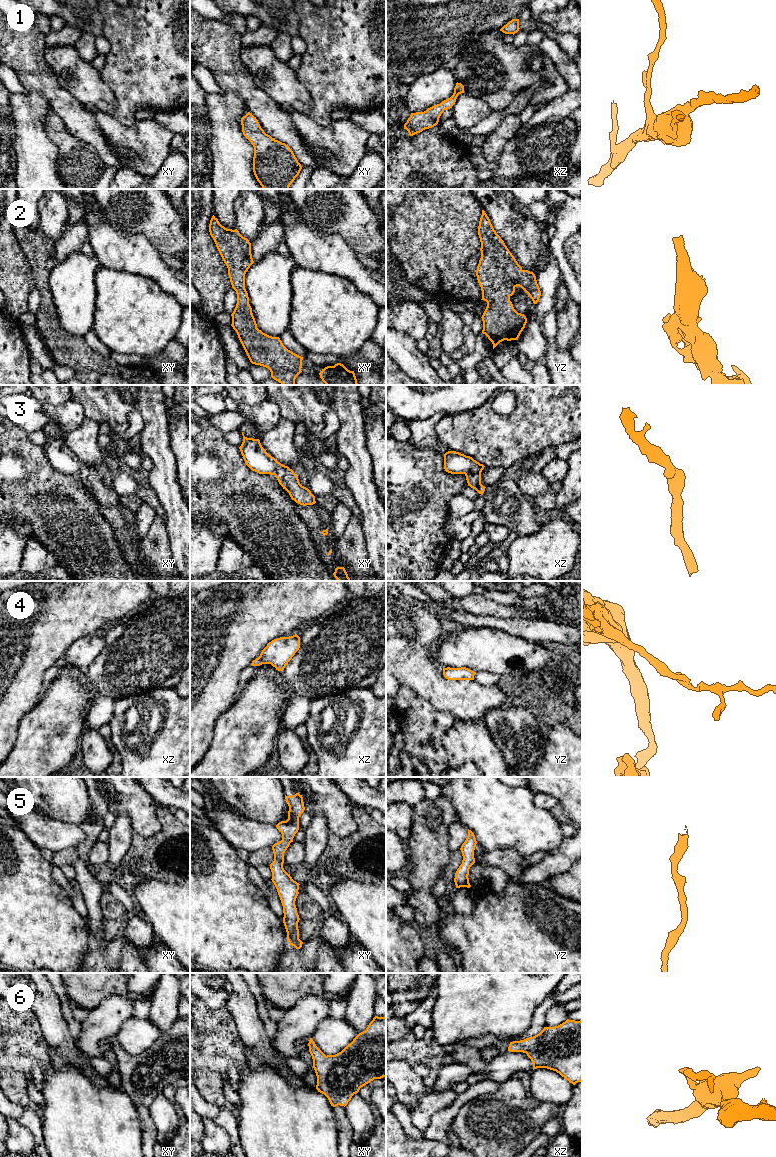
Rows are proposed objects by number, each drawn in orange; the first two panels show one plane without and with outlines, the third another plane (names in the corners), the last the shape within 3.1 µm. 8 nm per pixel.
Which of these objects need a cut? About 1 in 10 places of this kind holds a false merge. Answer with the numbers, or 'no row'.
no row

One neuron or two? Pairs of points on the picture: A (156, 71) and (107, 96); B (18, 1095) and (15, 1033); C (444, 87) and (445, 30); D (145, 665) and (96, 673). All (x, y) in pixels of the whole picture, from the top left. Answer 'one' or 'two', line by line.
A: two
B: one
C: two
D: one

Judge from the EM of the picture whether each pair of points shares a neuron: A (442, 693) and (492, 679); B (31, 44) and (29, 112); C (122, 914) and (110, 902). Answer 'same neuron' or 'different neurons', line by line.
A: different neurons
B: different neurons
C: same neuron

